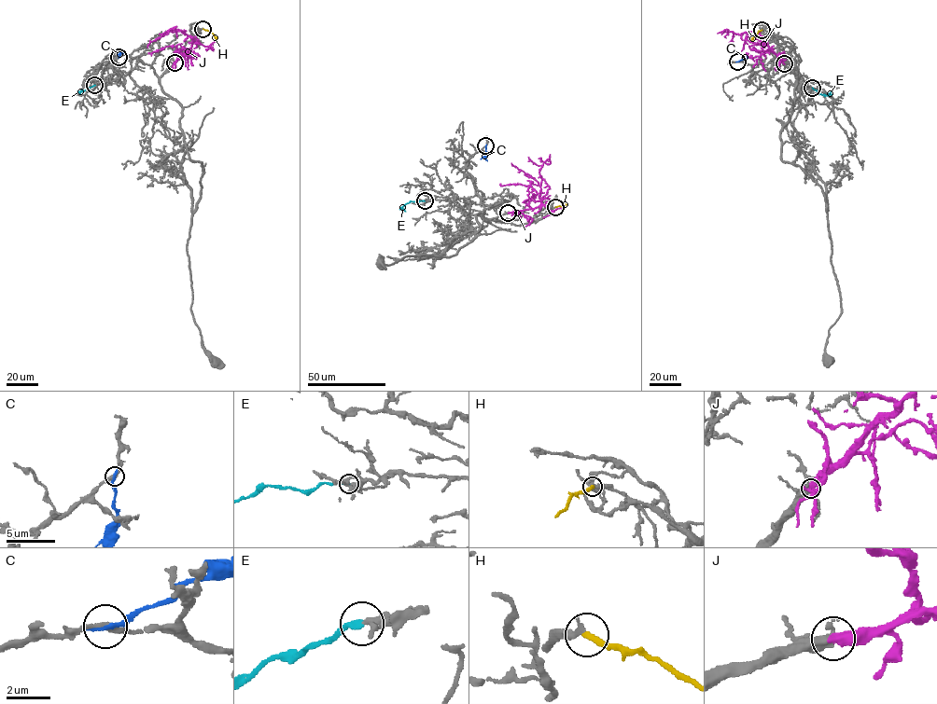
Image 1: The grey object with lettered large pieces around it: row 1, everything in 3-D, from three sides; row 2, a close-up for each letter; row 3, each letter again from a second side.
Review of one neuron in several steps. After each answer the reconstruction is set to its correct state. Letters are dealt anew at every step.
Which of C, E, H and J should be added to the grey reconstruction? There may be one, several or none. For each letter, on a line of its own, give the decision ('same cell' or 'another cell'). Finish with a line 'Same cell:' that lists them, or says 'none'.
C: another cell
E: same cell
H: another cell
J: same cell
Same cell: E, J

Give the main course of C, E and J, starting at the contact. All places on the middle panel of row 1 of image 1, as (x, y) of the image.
C: (485, 145), (487, 160)
E: (424, 200), (405, 203), (401, 207), (405, 212)
J: (509, 213), (540, 207), (539, 170), (544, 162), (550, 163), (550, 154)

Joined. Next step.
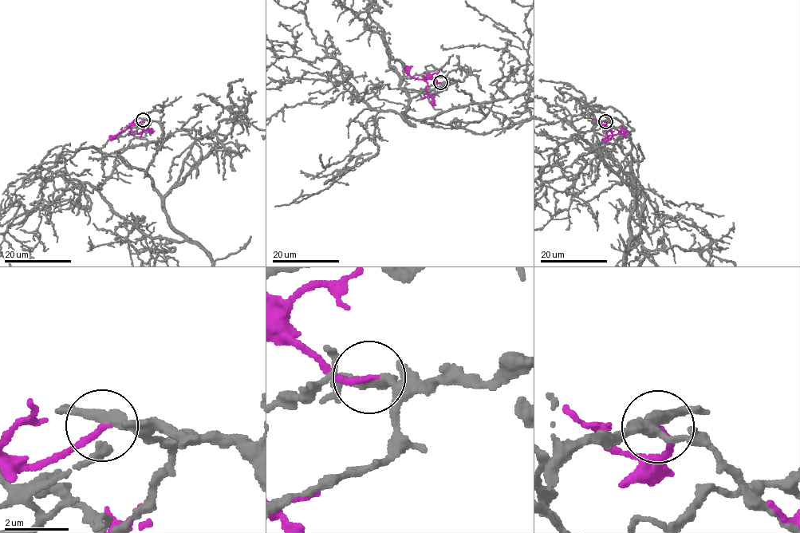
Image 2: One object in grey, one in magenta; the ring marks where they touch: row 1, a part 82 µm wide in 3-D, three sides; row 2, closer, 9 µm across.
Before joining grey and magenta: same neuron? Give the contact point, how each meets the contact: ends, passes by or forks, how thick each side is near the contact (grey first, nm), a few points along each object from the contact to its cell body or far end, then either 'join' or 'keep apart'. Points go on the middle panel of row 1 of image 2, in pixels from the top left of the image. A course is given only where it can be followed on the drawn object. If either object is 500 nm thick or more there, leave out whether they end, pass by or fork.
place (440, 82); grey passes by; magenta ends; calibres 320 and 200 nm; course magenta (440, 83), (423, 78), (427, 84), (426, 91), (436, 104); keep apart

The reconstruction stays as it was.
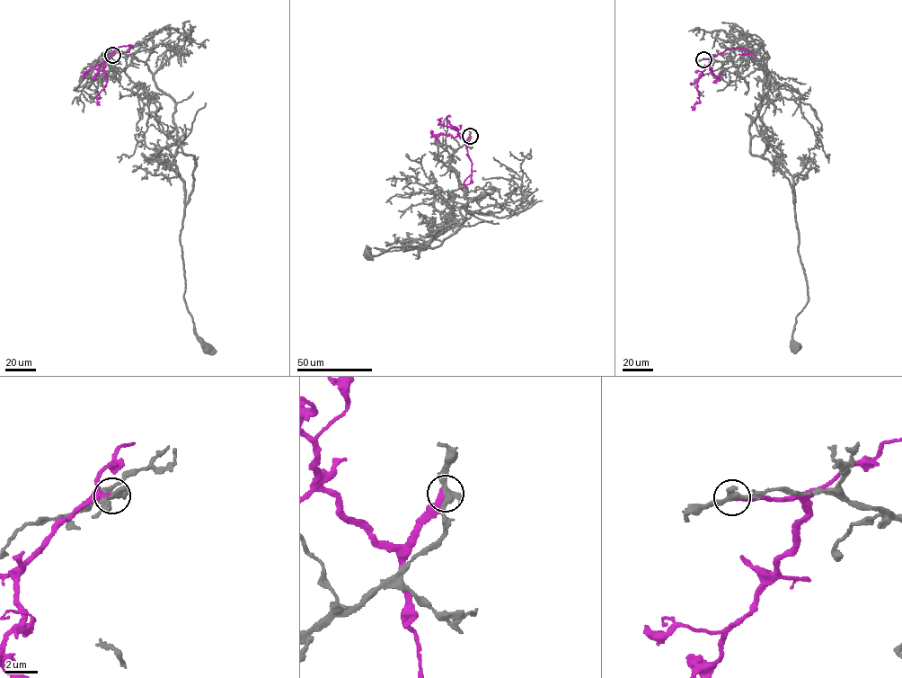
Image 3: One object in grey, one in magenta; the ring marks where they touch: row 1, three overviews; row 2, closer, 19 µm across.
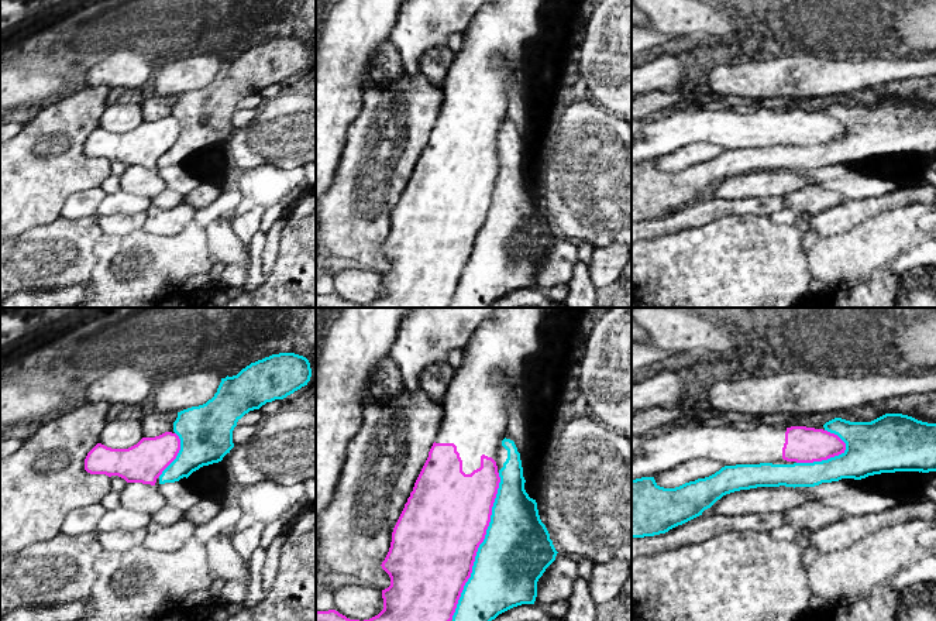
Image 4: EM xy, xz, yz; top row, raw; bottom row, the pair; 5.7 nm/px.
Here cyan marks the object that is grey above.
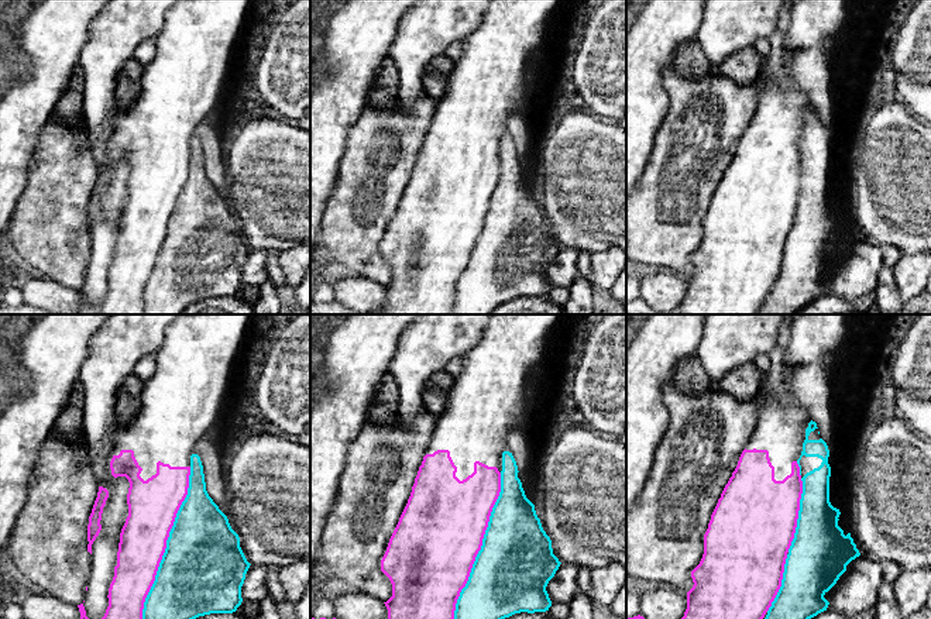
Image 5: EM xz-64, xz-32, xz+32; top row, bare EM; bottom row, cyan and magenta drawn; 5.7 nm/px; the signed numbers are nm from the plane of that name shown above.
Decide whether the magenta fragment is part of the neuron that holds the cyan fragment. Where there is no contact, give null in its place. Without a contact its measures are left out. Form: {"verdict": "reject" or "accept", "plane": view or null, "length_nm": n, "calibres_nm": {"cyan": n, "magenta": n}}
{"verdict": "reject", "plane": "xz", "length_nm": 850, "calibres_nm": {"cyan": 400, "magenta": 480}}

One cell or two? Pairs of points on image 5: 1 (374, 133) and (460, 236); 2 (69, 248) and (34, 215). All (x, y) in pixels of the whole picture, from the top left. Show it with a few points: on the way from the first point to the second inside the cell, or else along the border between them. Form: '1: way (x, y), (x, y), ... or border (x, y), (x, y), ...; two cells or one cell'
1: border (423, 144), (398, 206); two cells
2: way (61, 241), (43, 223); one cell

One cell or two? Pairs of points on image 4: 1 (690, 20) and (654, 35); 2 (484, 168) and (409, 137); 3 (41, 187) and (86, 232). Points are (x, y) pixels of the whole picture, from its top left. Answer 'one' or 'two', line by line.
1: two
2: two
3: two

